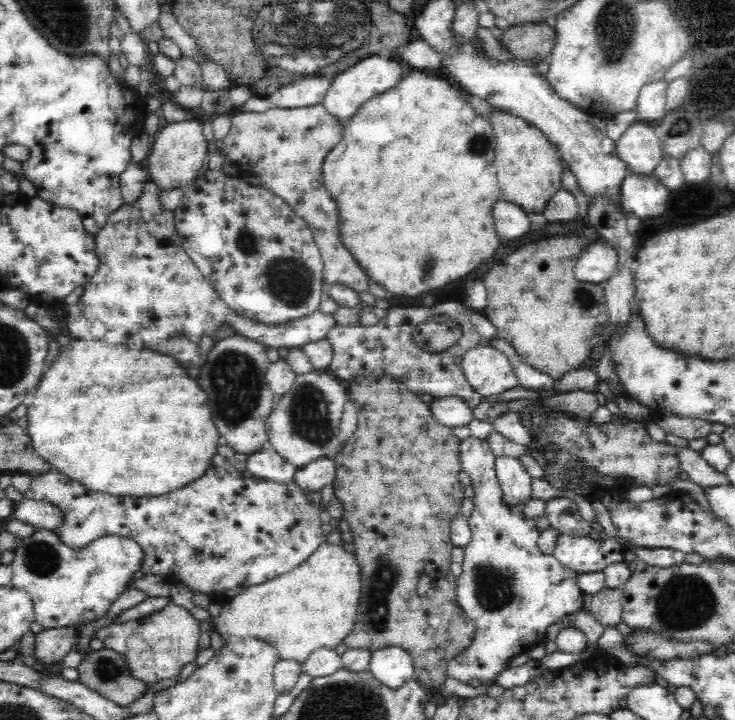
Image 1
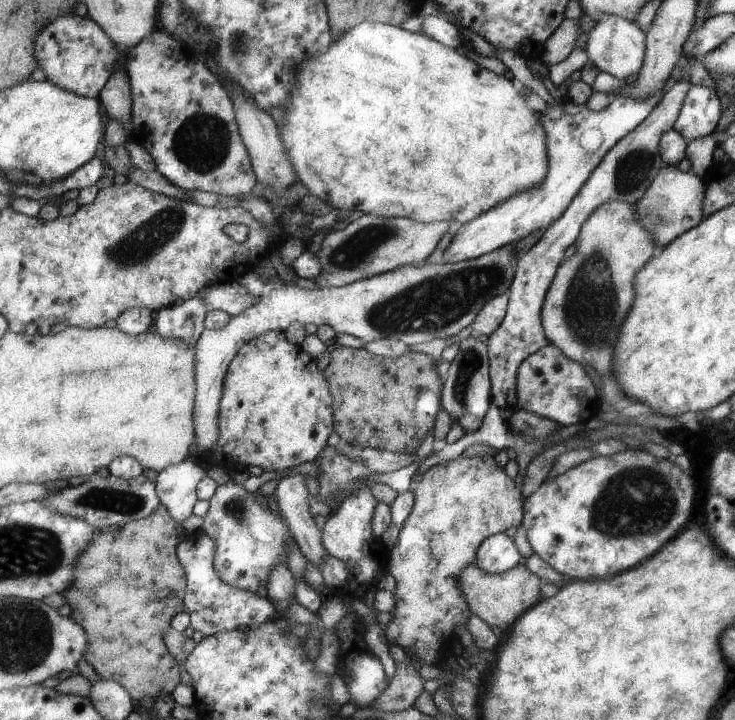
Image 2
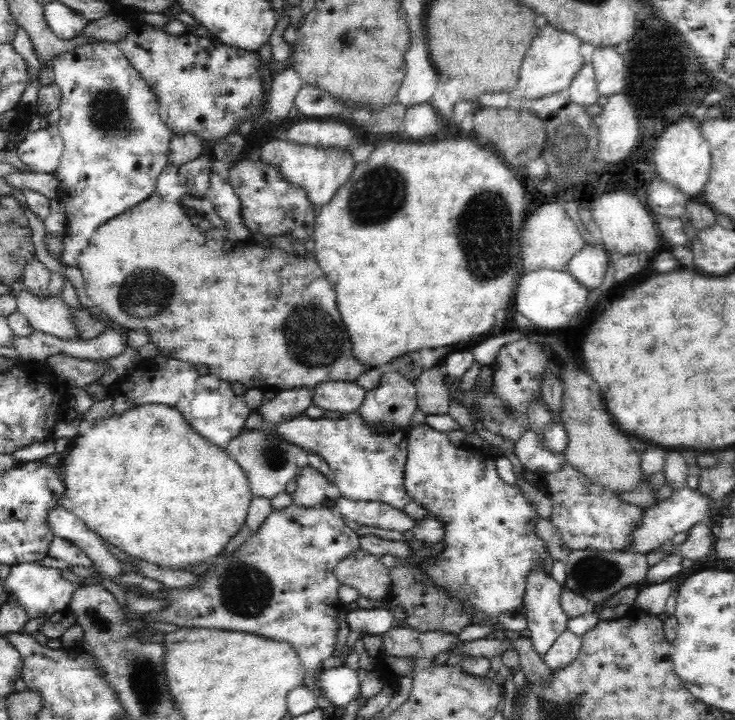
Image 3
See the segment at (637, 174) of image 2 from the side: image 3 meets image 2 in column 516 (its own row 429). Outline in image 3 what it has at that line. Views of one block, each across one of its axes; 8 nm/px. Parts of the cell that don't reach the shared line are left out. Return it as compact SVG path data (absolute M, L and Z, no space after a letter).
M352 412L344 414L338 419L326 419L322 416L312 419L306 414L300 414L278 422L278 424L267 424L259 430L270 430L278 435L280 439L287 440L288 443L295 443L307 454L320 456L320 459L327 462L333 478L331 483L336 485L341 492L341 496L351 499L354 502L384 502L397 510L403 511L404 506L411 502L410 495L407 494L404 483L405 466L407 465L407 436L404 428L384 428L382 425L371 425L365 423L358 413Z

